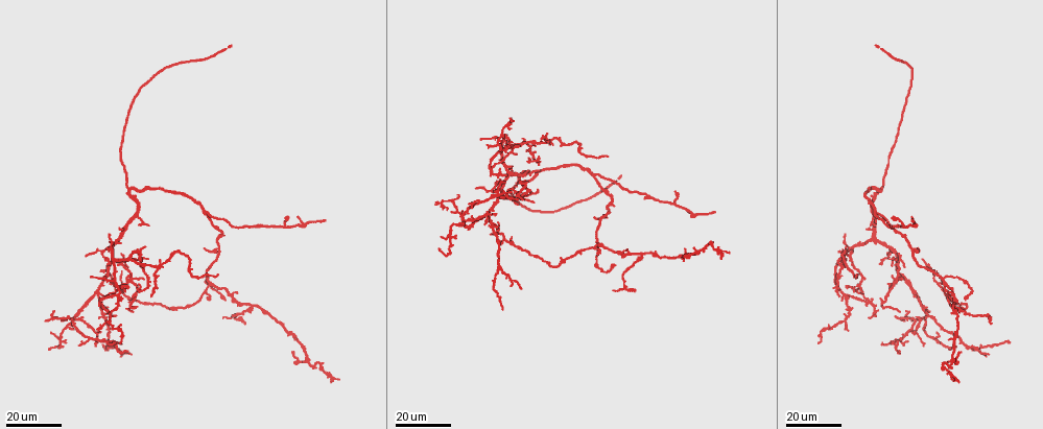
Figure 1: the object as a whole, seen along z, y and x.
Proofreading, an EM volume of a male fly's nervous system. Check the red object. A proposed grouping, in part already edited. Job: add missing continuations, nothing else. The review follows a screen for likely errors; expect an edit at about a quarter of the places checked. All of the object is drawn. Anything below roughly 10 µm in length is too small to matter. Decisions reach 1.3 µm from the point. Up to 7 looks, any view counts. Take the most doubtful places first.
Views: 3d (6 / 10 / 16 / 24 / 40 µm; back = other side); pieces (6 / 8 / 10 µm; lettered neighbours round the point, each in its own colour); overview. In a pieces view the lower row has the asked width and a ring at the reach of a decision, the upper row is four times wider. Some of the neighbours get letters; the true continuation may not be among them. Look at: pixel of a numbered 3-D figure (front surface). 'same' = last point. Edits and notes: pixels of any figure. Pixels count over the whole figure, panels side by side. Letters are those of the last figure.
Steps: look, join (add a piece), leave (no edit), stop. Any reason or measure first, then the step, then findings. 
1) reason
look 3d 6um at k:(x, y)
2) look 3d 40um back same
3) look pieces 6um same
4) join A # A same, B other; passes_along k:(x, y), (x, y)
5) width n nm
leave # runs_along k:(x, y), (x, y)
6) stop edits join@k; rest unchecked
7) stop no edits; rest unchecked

thin end
look 3d 24um at 1:(876, 47)

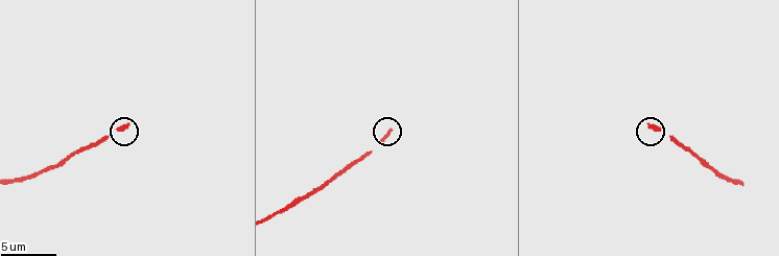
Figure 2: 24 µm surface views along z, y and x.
see the neighbours
look pieces 10um at 2:(389, 131)

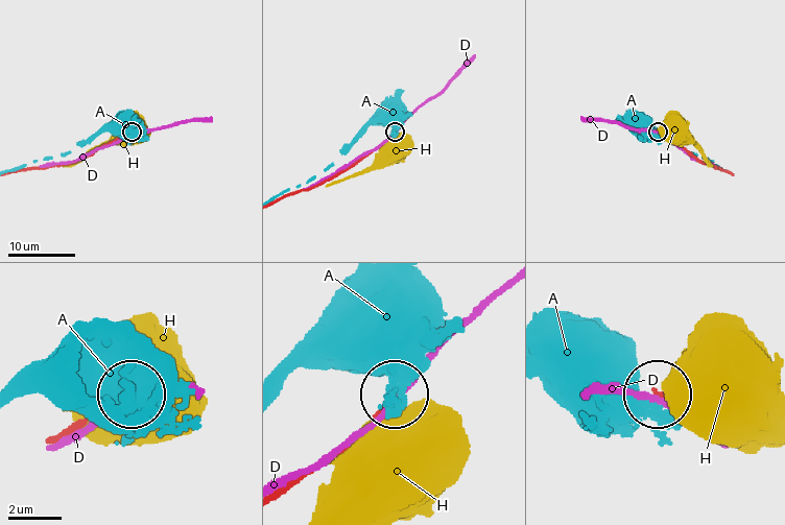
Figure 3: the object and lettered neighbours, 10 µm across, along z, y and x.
leave # A other, D other, H other; none of them fits

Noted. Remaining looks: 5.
free end
look 3d 24um at 1:(713, 212)

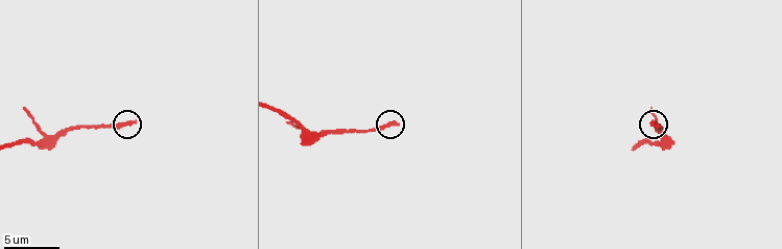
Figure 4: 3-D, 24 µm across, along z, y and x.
see the neighbours
look pieces 8um at 4:(131, 121)

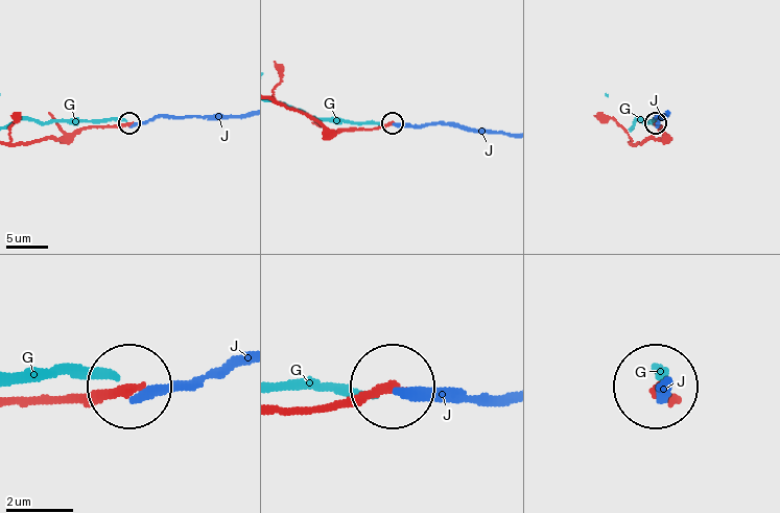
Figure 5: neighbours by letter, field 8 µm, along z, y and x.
leave # G other, J other; runs_along 5:(278, 407), (354, 407), (394, 385); none of them fits

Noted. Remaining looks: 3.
an open end
look 3d 16um at 1:(596, 217)

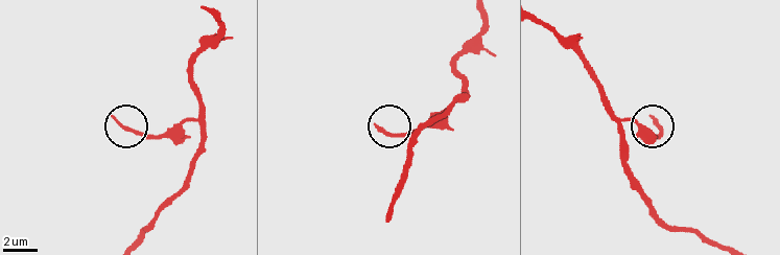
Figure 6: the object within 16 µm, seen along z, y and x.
look pieces 6um at 6:(114, 118)

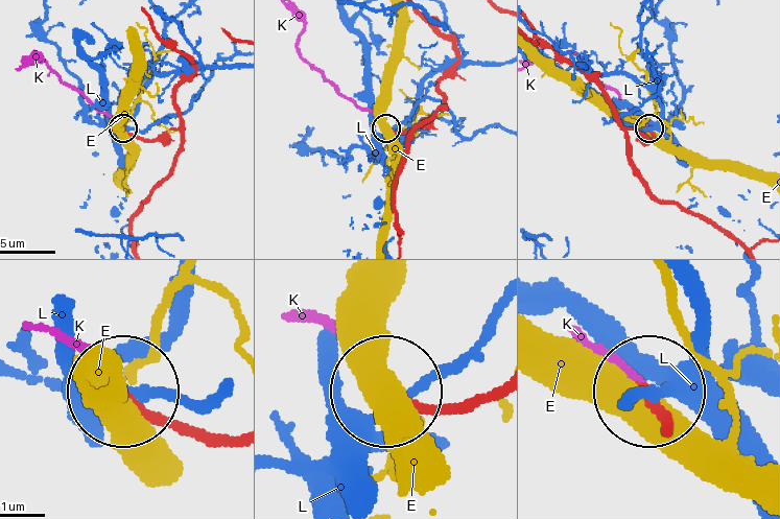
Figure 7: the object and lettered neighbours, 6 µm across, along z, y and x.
join K # E other, K same, L other; it goes on there

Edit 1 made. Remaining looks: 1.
stop edits join@7; rest unchecked

